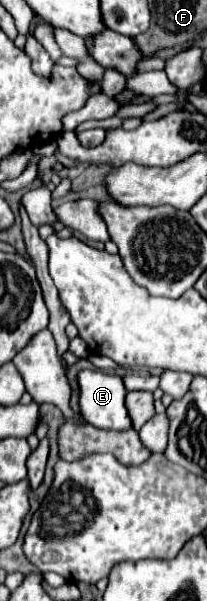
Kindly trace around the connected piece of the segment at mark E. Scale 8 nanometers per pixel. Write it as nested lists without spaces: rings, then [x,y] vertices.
[[[86,369],[78,375],[78,383],[80,409],[90,425],[108,431],[132,429],[132,421],[124,405],[126,387],[122,377]]]

